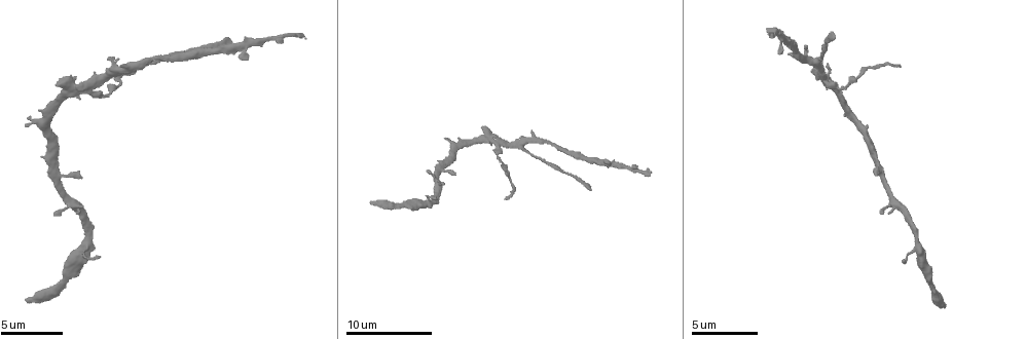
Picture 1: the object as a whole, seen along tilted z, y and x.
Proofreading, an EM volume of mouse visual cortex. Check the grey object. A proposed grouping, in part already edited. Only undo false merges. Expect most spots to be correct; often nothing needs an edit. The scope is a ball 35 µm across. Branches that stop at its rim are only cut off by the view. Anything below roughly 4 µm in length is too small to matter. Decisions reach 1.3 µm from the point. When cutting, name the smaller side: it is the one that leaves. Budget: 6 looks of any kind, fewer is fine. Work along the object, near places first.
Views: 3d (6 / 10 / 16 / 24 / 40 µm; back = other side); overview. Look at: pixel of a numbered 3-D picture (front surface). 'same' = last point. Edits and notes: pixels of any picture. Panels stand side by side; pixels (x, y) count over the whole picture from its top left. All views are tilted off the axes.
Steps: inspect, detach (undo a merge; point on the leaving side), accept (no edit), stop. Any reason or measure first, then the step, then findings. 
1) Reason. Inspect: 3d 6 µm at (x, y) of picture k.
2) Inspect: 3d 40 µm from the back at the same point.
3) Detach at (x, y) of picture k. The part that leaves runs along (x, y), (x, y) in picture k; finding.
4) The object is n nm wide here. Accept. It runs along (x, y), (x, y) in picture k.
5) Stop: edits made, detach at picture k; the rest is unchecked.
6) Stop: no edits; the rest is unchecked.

Inspect: 3d 10 µm at (58, 94) of picture 1.

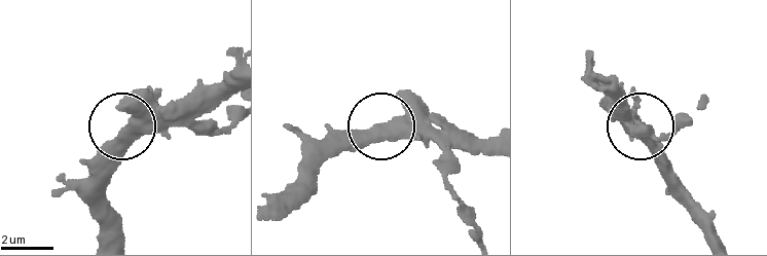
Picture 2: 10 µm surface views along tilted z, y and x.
The object is 470 nm wide here. Accept. Continuous, no second neuron.

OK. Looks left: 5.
Looks like a crossing. Inspect: 3d 10 µm at (523, 147) of picture 1.

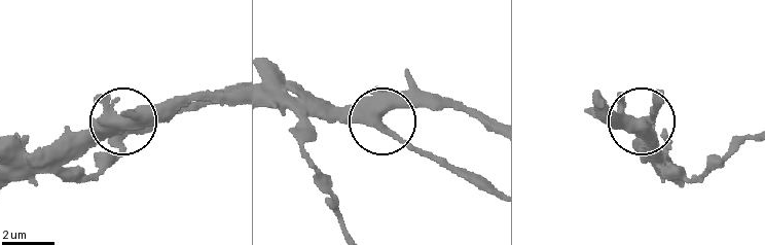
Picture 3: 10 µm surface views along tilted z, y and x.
The object is 470 nm wide here. Accept. One neuron here.

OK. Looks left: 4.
Inspect: 3d 10 µm at (87, 245) of picture 1.

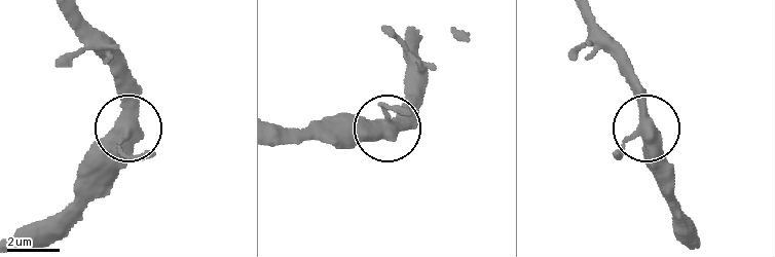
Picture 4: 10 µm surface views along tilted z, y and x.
Accept. It runs along (417, 32), (406, 53), (405, 98), (388, 132), (315, 133) in picture 4; all the same neuron.

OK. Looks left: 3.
Stop: no edits; the rest is unchecked.

